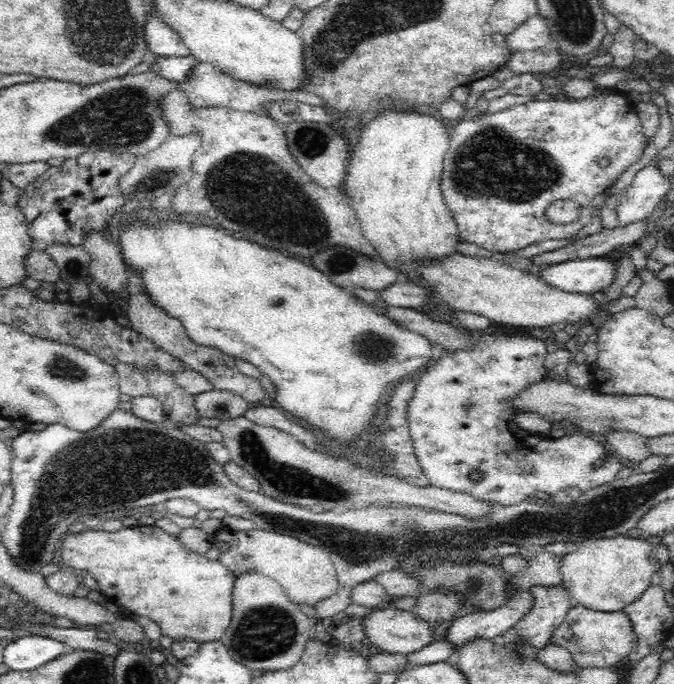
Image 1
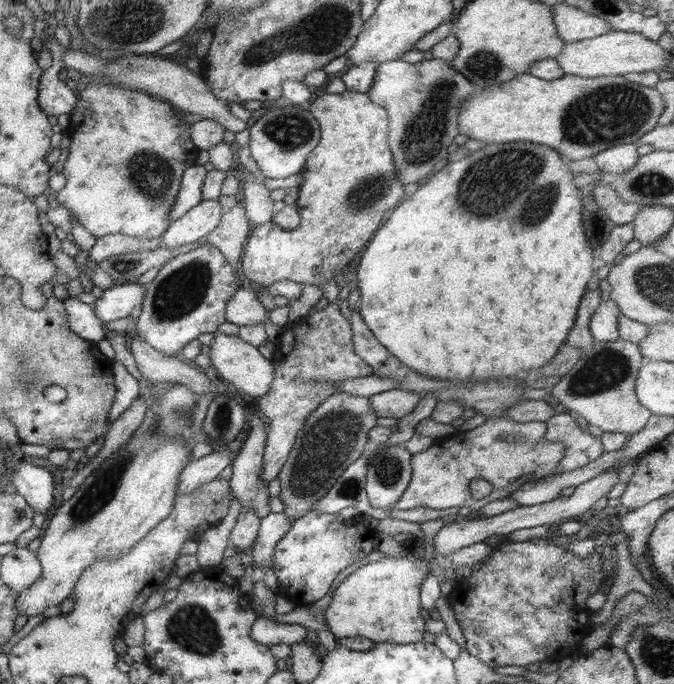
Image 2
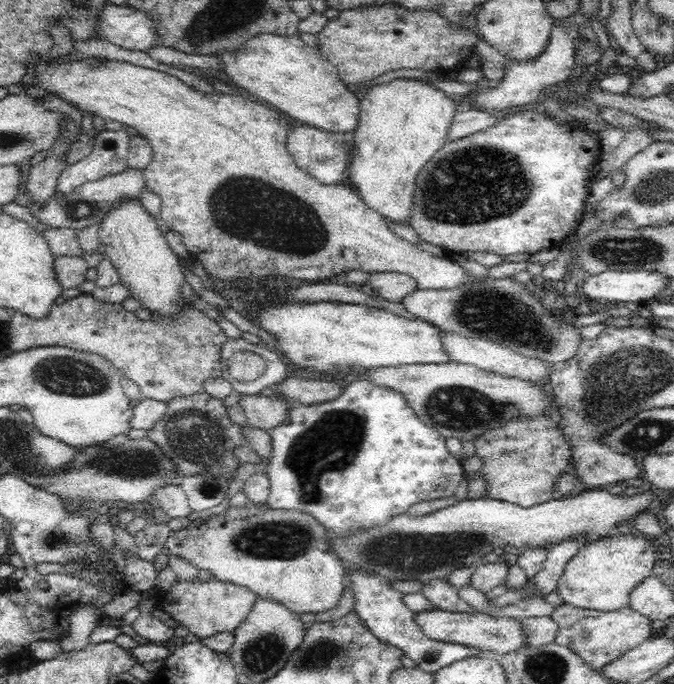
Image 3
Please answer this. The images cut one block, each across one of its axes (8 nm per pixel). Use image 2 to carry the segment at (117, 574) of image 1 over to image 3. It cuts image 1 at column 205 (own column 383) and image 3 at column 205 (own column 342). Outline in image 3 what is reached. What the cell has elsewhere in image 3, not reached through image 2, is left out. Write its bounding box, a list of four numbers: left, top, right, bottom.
[155,577,258,638]

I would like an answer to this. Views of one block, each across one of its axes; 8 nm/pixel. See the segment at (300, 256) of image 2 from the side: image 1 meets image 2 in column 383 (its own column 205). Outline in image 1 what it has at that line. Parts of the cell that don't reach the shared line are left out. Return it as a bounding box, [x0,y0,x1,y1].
[163,90,377,258]

